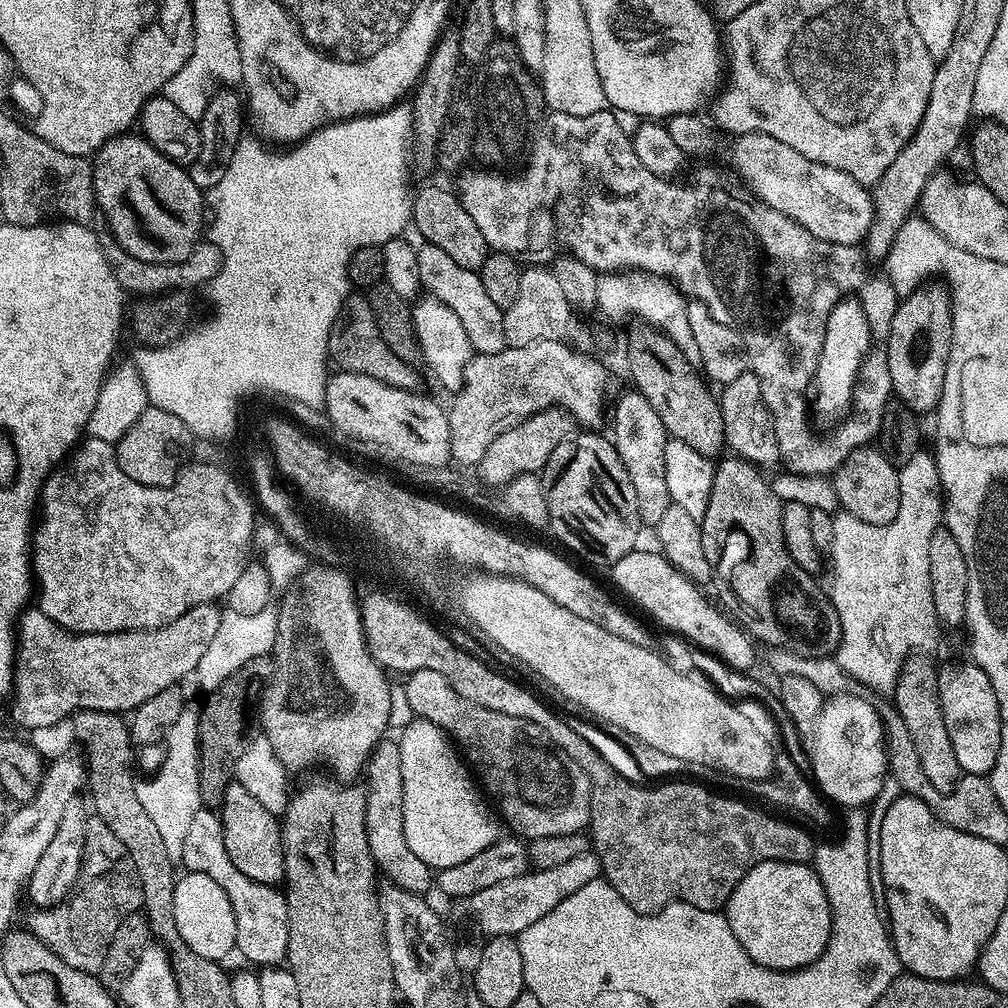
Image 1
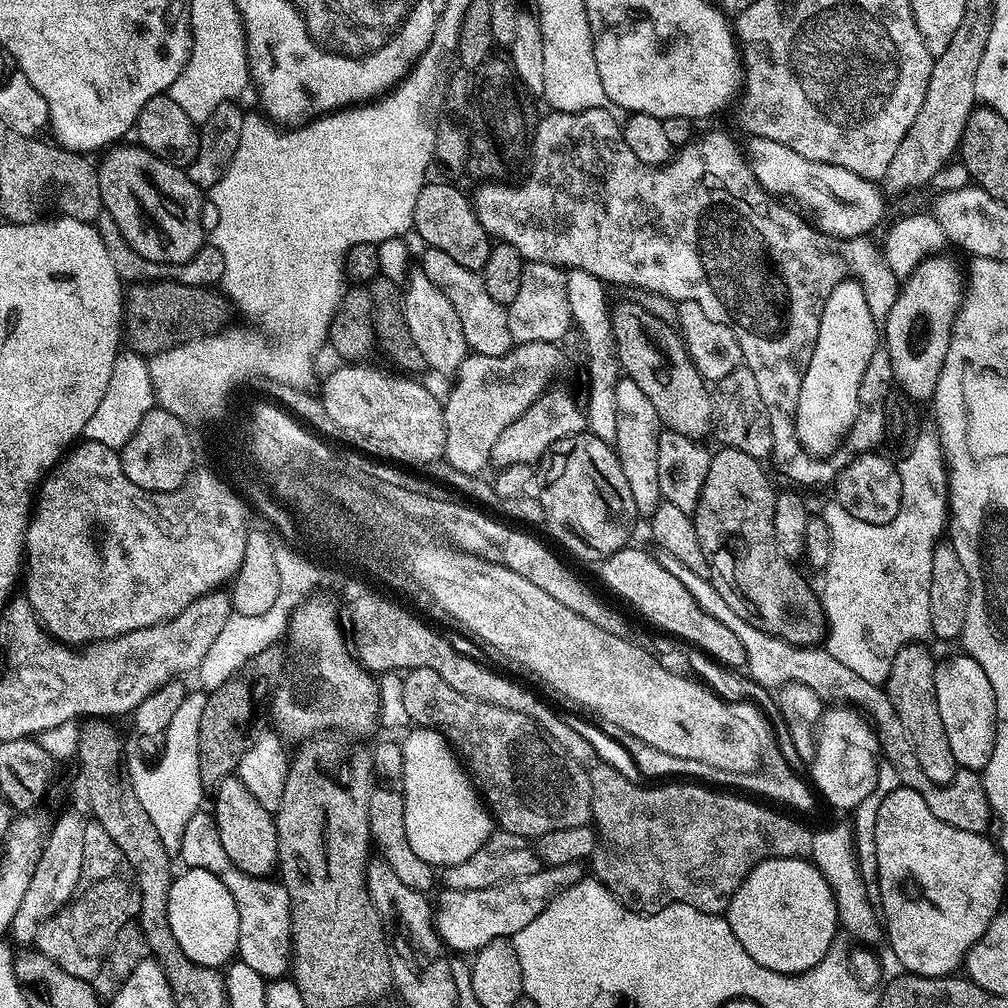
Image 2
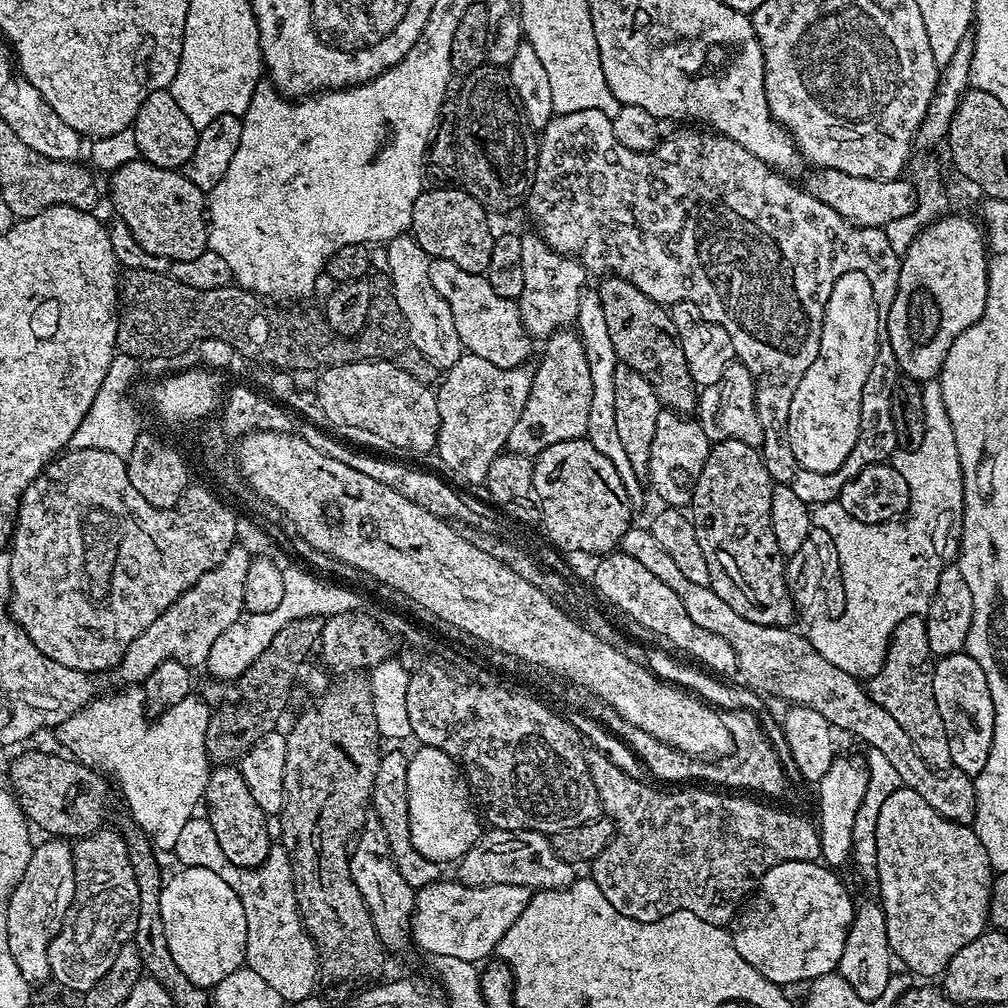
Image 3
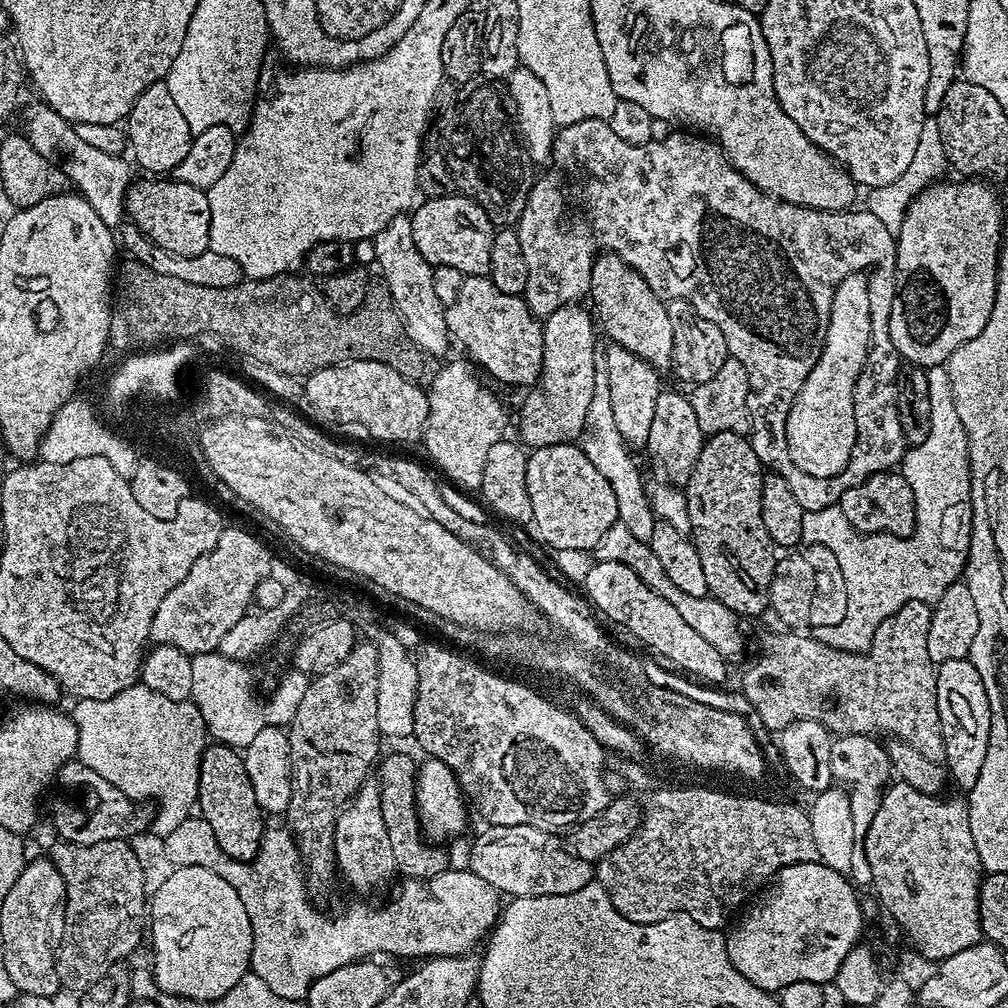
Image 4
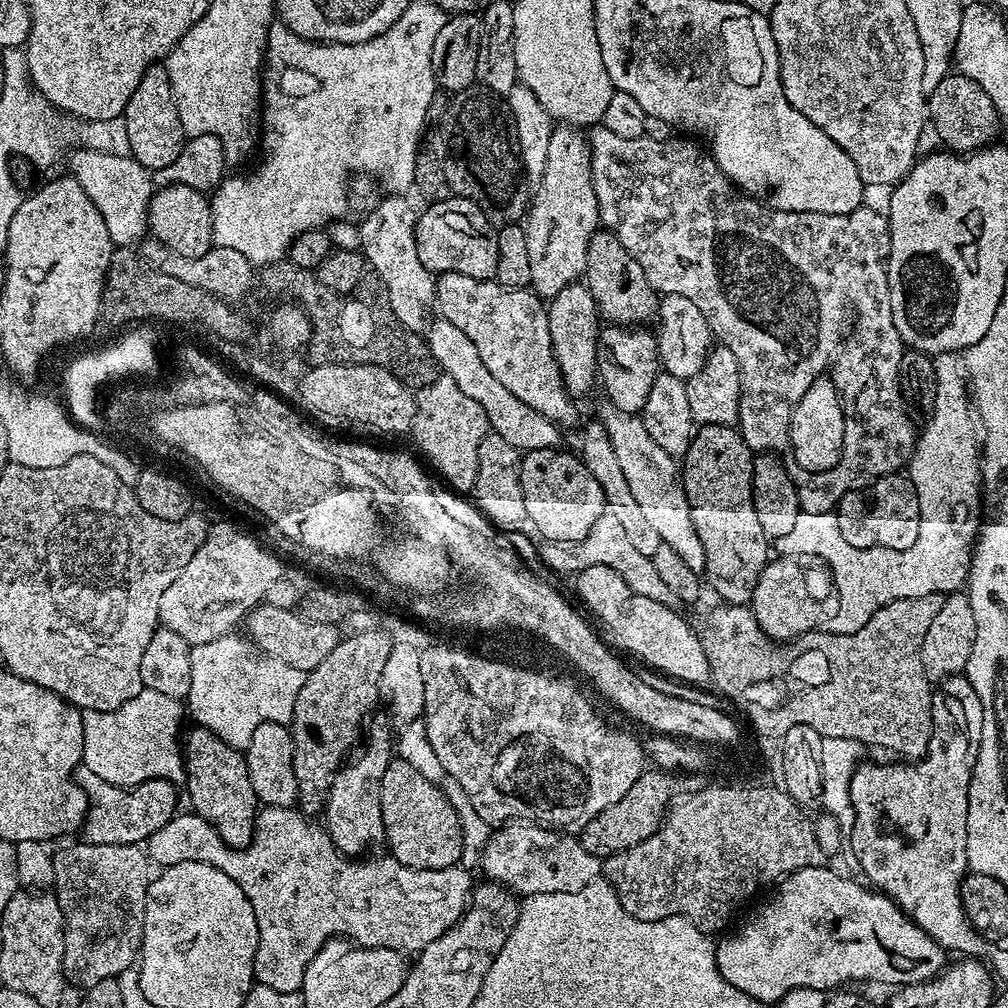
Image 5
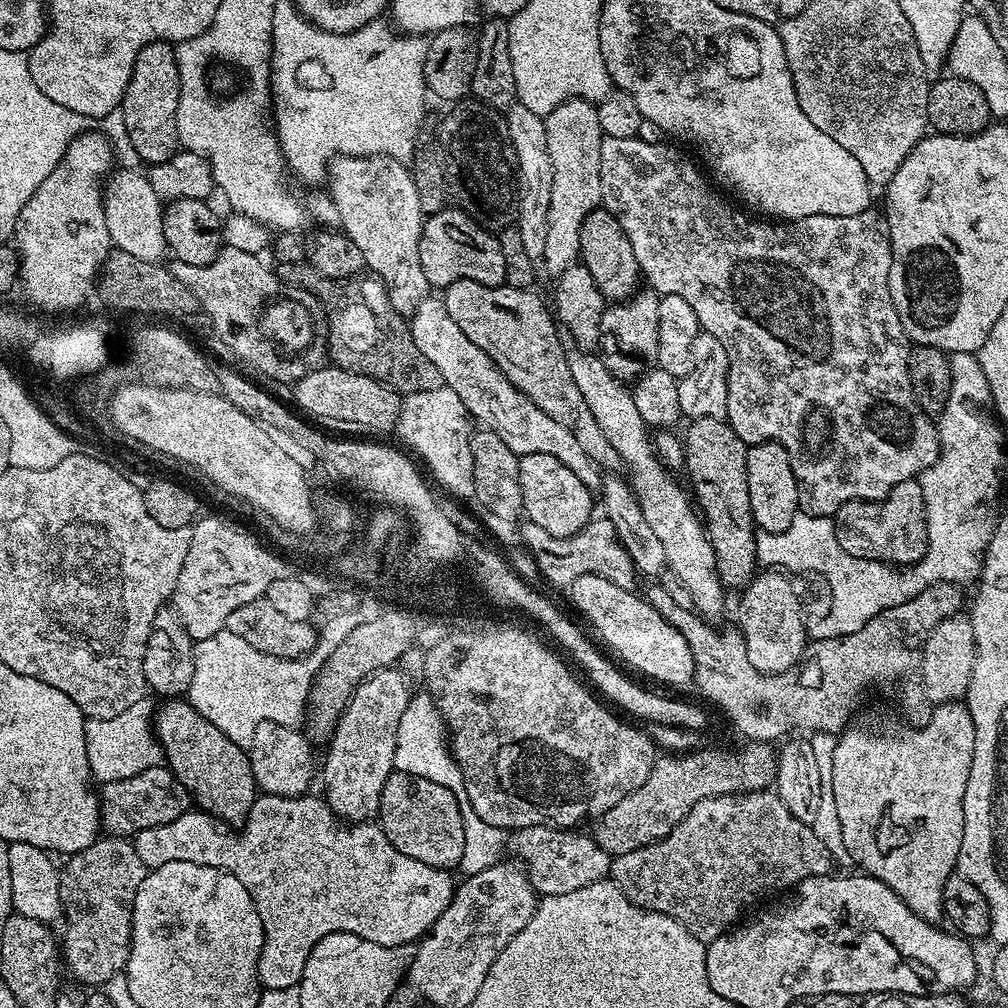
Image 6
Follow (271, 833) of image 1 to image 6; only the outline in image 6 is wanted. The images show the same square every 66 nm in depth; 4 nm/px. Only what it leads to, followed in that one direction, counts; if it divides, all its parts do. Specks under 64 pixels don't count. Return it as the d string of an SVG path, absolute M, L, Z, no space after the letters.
M168 698L161 704L164 705L161 708L159 705L154 712L154 731L166 757L167 767L184 783L188 792L198 798L199 811L217 816L229 826L243 825L258 795L254 770L250 766L247 751L232 742L226 734L222 734L214 723L204 720L202 714L187 699Z

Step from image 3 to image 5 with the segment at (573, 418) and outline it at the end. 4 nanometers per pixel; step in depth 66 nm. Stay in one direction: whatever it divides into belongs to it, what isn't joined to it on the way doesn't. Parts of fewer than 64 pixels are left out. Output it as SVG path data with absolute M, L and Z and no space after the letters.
M577 282L566 286L562 294L555 296L547 305L550 322L550 340L554 346L556 365L568 388L568 395L573 398L584 396L598 384L596 371L596 355L598 354L598 338L602 327L602 317L594 302L594 294L590 294L587 283Z

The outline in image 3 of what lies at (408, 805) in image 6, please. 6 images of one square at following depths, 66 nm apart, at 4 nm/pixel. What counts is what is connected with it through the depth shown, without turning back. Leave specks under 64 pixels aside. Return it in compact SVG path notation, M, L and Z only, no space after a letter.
M385 751L378 762L378 774L374 774L372 787L371 811L374 818L382 826L386 834L386 842L390 846L390 854L394 858L394 866L398 866L398 874L410 882L417 890L430 886L435 880L441 879L441 865L434 860L428 860L418 850L414 850L414 842L410 842L410 824L408 822L408 787L406 786L406 770L408 756L400 752Z

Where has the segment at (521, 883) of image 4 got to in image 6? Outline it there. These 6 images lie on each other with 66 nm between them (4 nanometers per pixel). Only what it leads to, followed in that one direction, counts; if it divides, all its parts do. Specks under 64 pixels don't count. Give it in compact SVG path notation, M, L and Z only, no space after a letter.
M530 826L518 828L511 833L510 848L516 851L515 859L522 862L528 873L532 889L541 897L554 894L570 894L570 890L582 890L594 882L605 879L610 872L610 857L591 835L583 836L583 831L567 828L547 828Z

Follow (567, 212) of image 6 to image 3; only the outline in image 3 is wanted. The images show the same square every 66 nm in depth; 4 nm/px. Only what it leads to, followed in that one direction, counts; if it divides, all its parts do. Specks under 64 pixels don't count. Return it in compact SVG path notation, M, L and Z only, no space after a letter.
M523 233L520 241L522 271L526 274L518 301L522 326L533 338L547 338L553 336L555 332L575 325L579 298L586 289L584 283L586 269L576 256L563 256L562 253L555 252L543 235Z

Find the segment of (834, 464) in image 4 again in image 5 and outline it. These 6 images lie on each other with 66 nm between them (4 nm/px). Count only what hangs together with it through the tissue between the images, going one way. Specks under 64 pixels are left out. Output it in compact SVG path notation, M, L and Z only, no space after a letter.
M823 376L811 384L791 414L790 440L795 461L807 472L824 472L837 465L843 450L846 416L841 394L829 377Z

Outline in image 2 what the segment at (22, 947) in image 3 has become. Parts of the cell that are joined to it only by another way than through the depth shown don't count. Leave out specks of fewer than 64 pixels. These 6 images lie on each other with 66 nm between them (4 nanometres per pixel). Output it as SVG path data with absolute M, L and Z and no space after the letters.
M69 815L65 820L58 821L47 833L46 851L36 863L32 881L22 898L22 906L16 911L16 916L12 920L10 936L13 936L11 939L17 945L18 943L31 945L34 940L33 934L42 926L42 922L49 920L76 895L76 882L80 878L80 863L84 857L82 842L85 821L75 815Z

